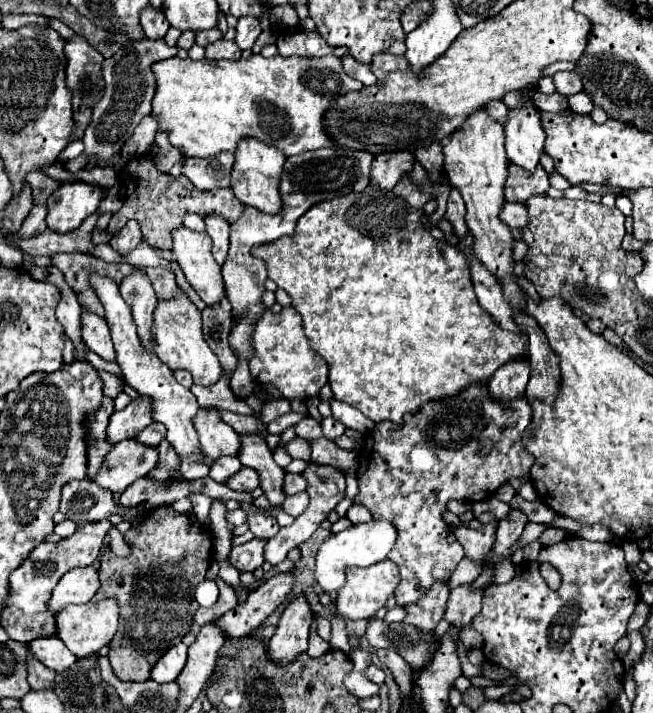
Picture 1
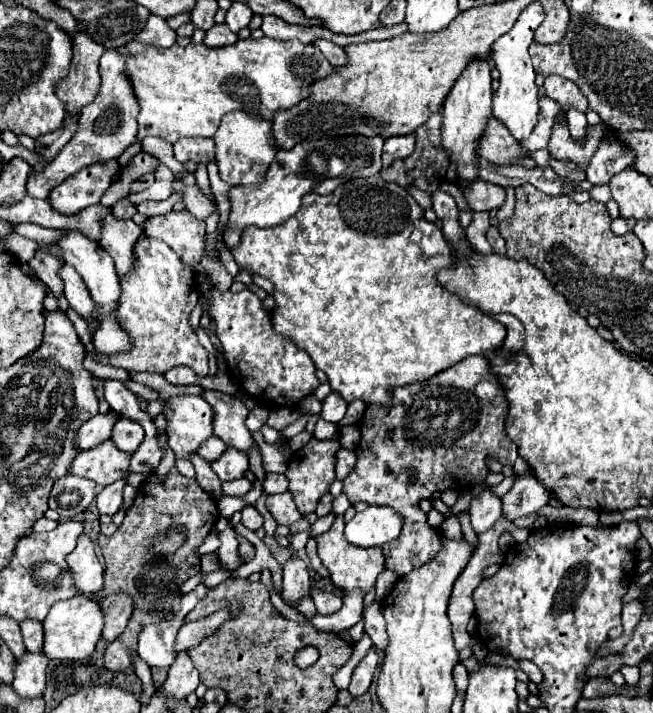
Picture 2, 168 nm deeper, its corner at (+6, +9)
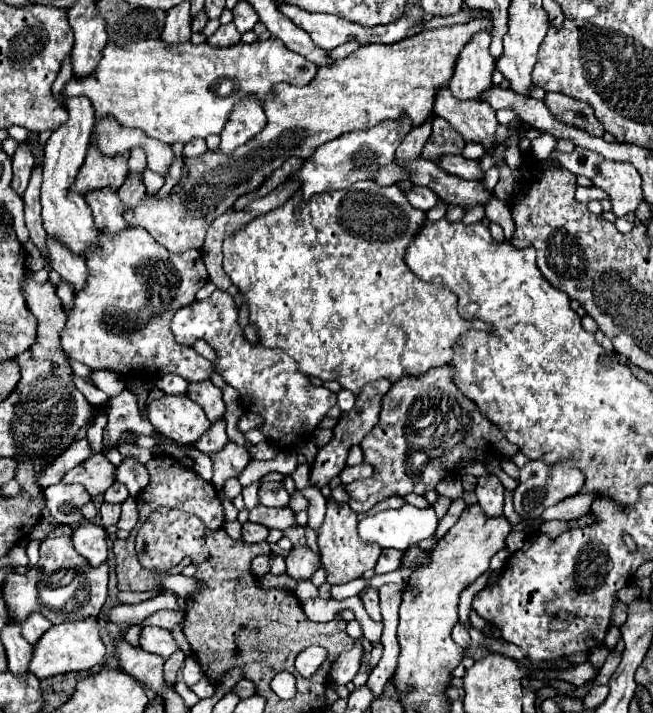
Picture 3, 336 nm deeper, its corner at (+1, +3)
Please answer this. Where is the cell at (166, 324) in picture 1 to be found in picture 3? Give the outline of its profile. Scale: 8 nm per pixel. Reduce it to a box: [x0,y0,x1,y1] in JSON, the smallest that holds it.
[61,225,213,381]

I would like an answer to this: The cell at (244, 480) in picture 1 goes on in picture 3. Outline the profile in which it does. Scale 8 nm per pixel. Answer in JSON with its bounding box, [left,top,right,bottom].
[211,441,249,489]

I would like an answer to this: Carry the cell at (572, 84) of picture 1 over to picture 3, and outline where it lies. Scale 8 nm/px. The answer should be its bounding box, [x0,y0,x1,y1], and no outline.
[545,93,605,137]

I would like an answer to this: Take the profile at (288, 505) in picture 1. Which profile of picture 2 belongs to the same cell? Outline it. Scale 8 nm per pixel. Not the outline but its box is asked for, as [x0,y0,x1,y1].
[266,493,302,527]

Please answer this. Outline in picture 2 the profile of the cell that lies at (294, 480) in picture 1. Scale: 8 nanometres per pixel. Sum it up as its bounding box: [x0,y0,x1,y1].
[264,473,288,495]

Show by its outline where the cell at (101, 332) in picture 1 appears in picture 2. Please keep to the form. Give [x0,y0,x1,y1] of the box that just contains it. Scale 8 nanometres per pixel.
[60,265,94,323]

